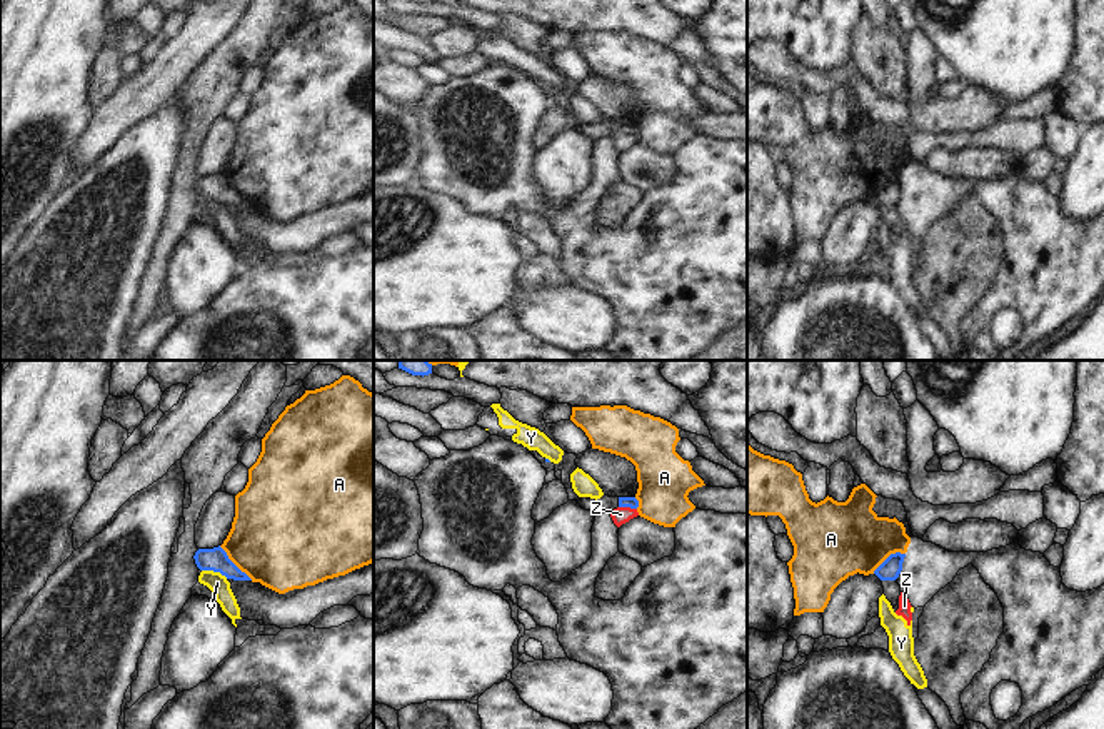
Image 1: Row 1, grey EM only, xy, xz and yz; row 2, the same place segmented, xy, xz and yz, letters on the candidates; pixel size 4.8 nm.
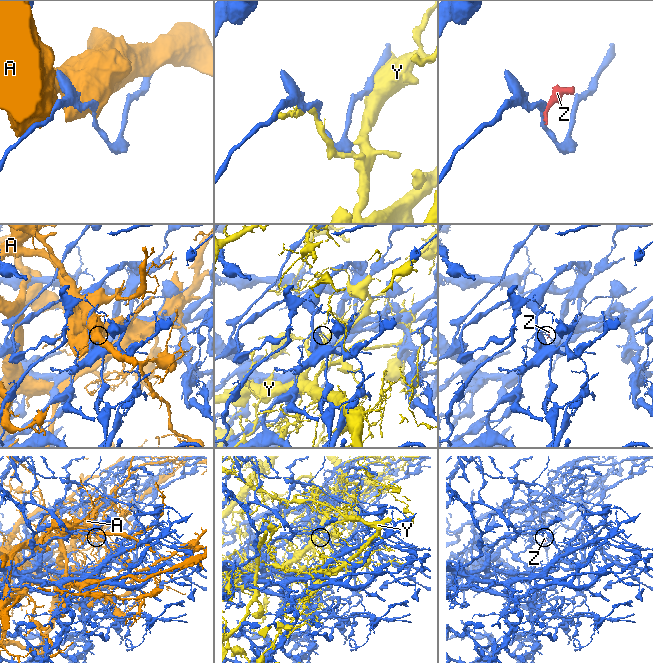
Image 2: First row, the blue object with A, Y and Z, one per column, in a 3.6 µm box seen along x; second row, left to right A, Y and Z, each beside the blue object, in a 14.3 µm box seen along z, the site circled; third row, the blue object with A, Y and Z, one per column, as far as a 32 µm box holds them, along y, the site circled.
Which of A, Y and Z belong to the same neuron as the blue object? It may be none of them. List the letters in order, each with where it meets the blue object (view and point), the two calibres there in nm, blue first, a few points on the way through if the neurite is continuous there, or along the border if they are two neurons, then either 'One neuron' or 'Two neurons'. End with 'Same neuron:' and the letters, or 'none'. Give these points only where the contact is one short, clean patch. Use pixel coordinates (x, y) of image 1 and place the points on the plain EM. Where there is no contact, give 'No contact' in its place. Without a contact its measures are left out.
A: Touches blue at xy (234, 191). Thickness 120 nm (blue) against 460 nm. Two neurons
Y: Touches blue at xy (215, 197). Thickness 120 nm (blue) against 90 nm. Two neurons
Z: Touches blue at xz (627, 132). Thickness 60 nm (blue) against 80 nm. Boundary: xz (619, 132), (636, 135). Two neurons
Same neuron: none

